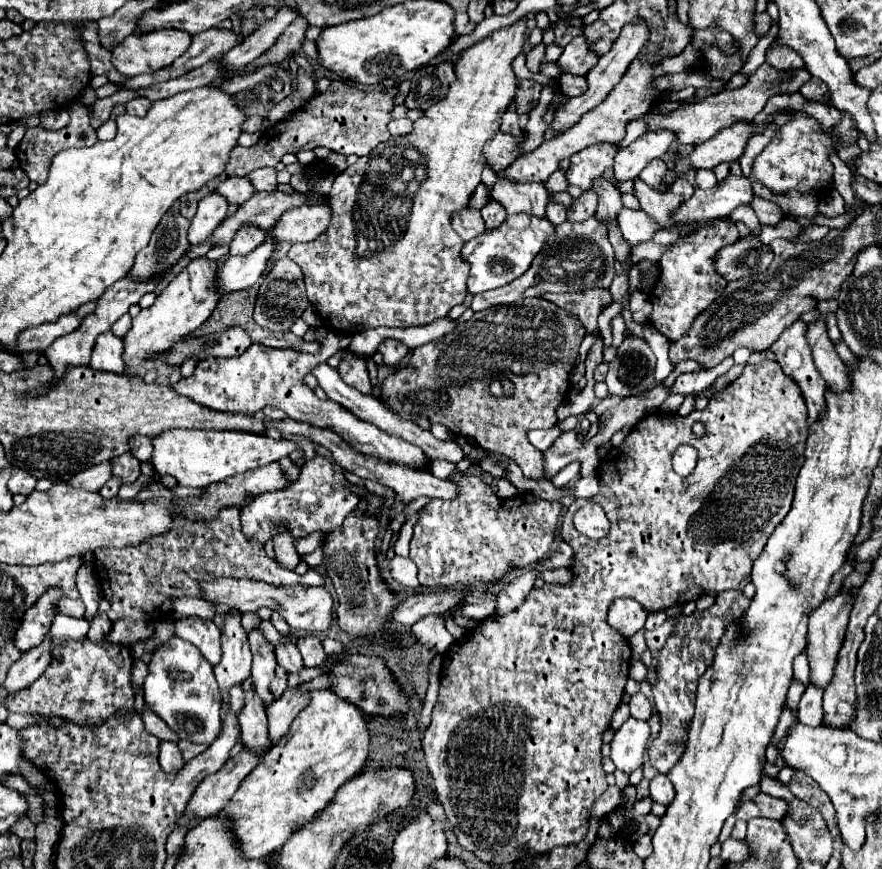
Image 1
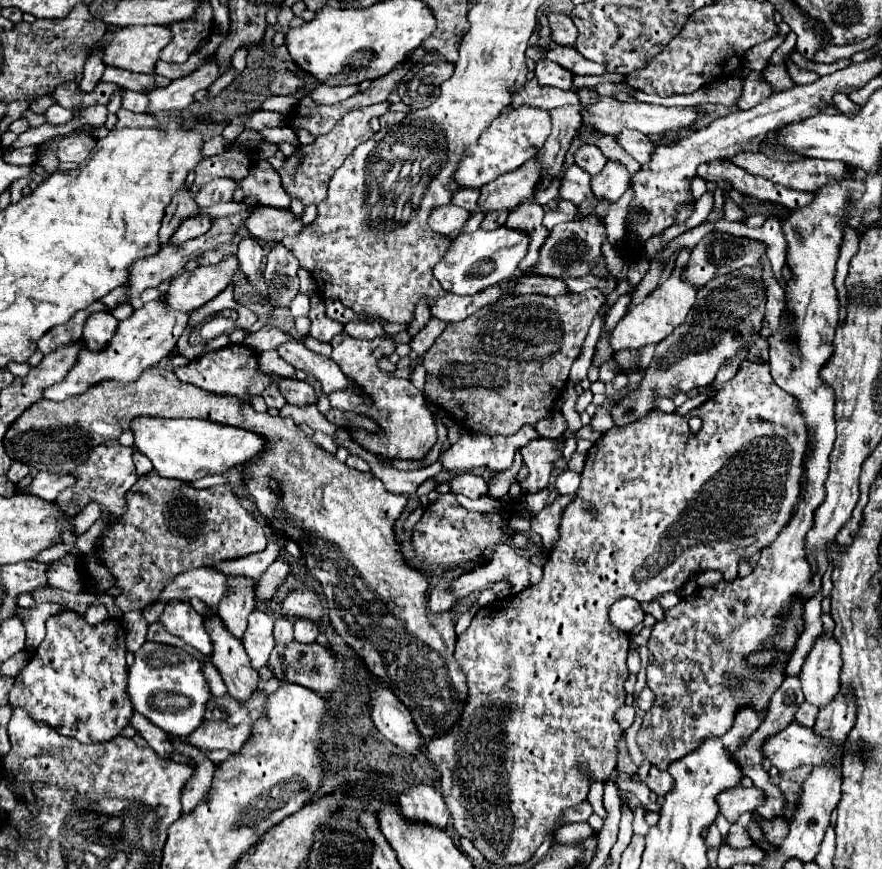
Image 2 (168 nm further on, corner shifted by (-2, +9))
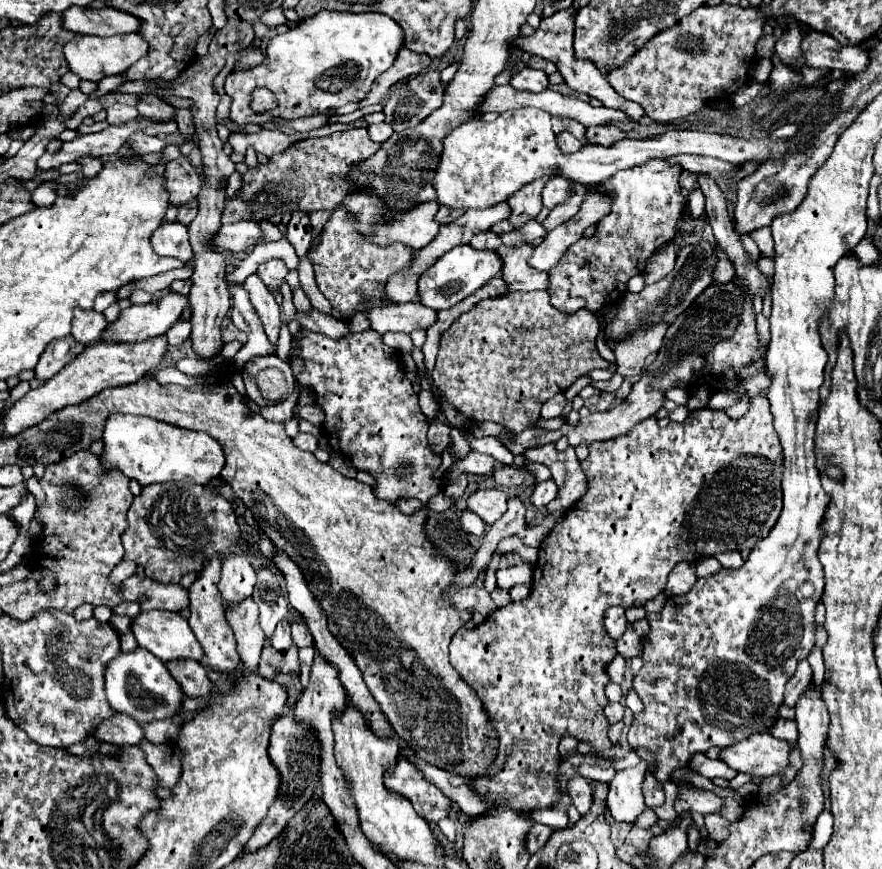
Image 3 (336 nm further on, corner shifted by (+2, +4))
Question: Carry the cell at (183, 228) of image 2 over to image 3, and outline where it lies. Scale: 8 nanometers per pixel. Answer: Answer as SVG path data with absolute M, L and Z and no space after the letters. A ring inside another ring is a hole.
M162 223L152 235L152 249L158 255L174 257L186 263L192 257L192 247L188 241L188 227L182 223Z

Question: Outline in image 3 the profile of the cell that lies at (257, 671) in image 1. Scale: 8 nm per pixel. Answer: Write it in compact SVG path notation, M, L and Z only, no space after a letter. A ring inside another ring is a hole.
M248 597L240 605L226 609L226 619L234 631L244 669L254 673L258 669L260 653L266 641L258 623L258 605L252 597Z

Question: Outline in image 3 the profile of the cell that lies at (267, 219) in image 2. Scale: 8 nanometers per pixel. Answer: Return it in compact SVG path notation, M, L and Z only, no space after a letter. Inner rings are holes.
M238 221L234 225L222 225L216 237L212 239L216 249L244 251L262 241L262 227L258 221Z

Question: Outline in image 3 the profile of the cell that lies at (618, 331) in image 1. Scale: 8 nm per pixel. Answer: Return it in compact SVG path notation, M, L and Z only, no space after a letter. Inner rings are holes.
M524 243L518 247L508 247L502 245L498 249L504 267L502 267L502 279L508 283L510 291L536 291L536 289L548 289L550 277L548 273L540 273L534 271L534 267L530 267L528 259L534 251L534 245Z

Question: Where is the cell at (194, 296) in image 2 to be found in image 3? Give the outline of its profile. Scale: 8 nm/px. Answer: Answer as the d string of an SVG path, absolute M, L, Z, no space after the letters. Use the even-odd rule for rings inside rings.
M168 291L160 301L146 305L132 305L120 311L120 319L106 327L102 339L114 339L118 343L144 341L148 337L164 335L188 309L188 295Z

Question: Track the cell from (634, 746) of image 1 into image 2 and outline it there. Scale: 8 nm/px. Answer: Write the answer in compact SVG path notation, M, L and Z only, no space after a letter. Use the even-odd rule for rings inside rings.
M624 738L620 740L620 752L618 752L618 770L620 772L626 772L628 776L636 776L636 772L638 772L638 766L630 760L630 756L628 756L628 752L626 752L626 742L624 742Z

